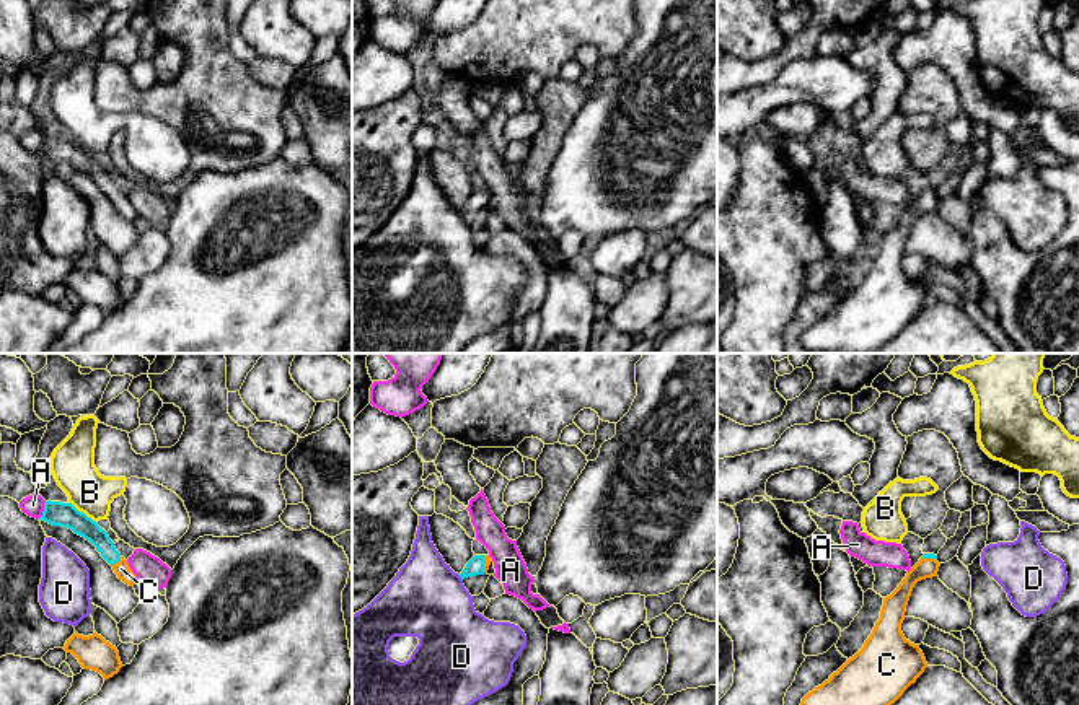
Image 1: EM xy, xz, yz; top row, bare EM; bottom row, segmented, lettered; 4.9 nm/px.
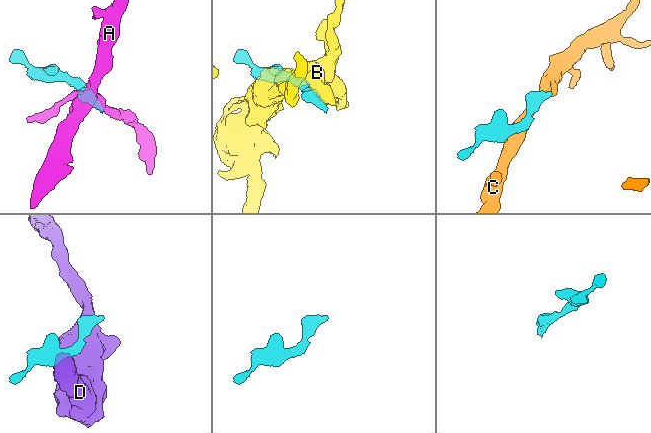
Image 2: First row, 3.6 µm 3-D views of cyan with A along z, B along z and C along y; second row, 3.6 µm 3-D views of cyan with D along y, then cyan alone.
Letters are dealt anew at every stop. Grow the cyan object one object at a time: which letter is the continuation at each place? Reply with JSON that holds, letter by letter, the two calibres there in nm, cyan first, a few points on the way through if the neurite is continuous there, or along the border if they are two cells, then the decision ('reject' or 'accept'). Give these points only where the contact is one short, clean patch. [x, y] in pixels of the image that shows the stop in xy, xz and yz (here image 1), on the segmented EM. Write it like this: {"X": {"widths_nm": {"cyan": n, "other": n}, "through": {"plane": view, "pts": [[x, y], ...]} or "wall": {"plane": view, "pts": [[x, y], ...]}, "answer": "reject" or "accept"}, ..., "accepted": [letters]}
{"A": {"widths_nm": {"cyan": 120, "other": 110}, "wall": {"plane": "xy", "pts": [[46, 502], [38, 518]]}, "answer": "reject"}, "B": {"widths_nm": {"cyan": 120, "other": 220}, "answer": "reject"}, "C": {"widths_nm": {"cyan": 100, "other": 80}, "through": {"plane": "xy", "pts": [[82, 525], [106, 547], [116, 562], [121, 569]]}, "answer": "accept"}, "D": {"widths_nm": {"cyan": 80, "other": 380}, "answer": "reject"}, "accepted": ["C"]}

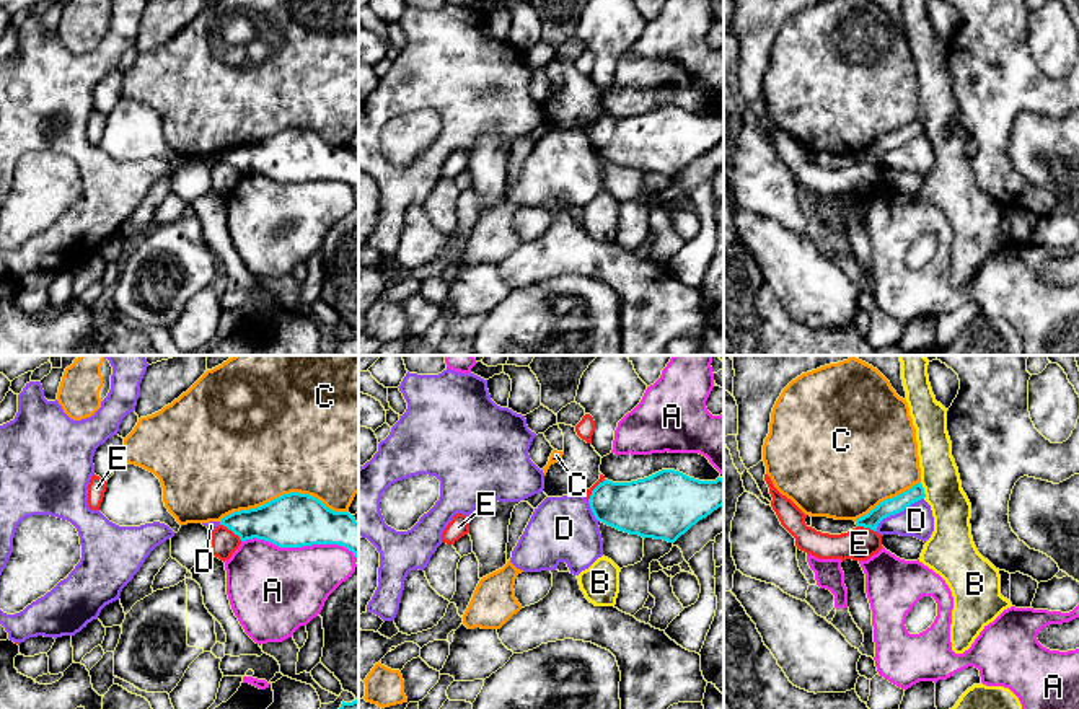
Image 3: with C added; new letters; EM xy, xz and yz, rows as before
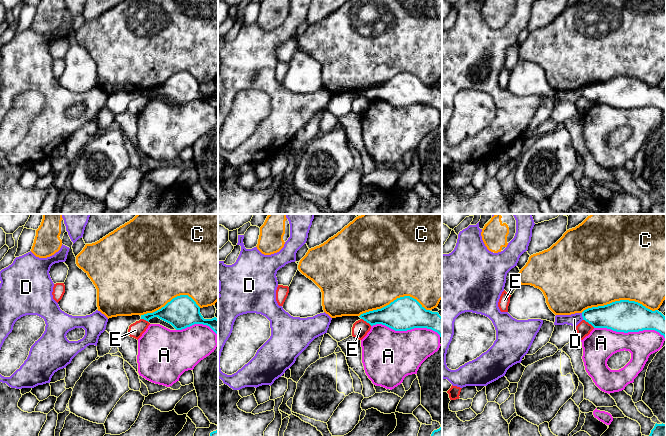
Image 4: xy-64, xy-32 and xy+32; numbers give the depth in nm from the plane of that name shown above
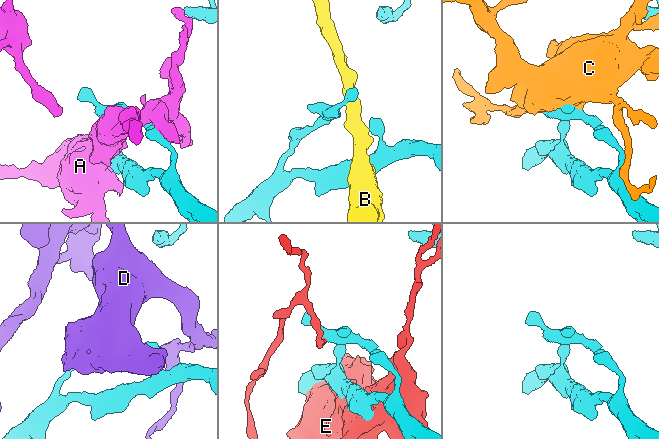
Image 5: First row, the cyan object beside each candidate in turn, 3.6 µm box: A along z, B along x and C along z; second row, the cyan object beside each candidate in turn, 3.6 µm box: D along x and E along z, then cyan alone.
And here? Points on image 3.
{"A": {"widths_nm": {"cyan": 280, "other": 420}, "answer": "reject"}, "B": {"widths_nm": {"cyan": 80, "other": 190}, "answer": "reject"}, "C": {"widths_nm": {"cyan": 280, "other": 500}, "answer": "reject"}, "D": {"widths_nm": {"cyan": 80, "other": 160}, "wall": {"plane": "yz", "pts": [[923, 497], [887, 515], [876, 530]]}, "answer": "reject"}, "E": {"widths_nm": {"cyan": 220, "other": 130}, "answer": "reject"}, "accepted": []}

